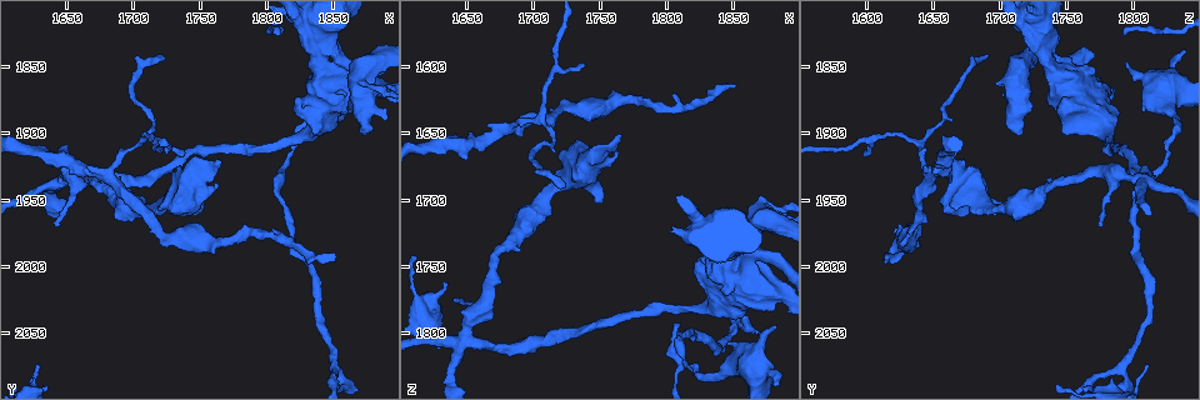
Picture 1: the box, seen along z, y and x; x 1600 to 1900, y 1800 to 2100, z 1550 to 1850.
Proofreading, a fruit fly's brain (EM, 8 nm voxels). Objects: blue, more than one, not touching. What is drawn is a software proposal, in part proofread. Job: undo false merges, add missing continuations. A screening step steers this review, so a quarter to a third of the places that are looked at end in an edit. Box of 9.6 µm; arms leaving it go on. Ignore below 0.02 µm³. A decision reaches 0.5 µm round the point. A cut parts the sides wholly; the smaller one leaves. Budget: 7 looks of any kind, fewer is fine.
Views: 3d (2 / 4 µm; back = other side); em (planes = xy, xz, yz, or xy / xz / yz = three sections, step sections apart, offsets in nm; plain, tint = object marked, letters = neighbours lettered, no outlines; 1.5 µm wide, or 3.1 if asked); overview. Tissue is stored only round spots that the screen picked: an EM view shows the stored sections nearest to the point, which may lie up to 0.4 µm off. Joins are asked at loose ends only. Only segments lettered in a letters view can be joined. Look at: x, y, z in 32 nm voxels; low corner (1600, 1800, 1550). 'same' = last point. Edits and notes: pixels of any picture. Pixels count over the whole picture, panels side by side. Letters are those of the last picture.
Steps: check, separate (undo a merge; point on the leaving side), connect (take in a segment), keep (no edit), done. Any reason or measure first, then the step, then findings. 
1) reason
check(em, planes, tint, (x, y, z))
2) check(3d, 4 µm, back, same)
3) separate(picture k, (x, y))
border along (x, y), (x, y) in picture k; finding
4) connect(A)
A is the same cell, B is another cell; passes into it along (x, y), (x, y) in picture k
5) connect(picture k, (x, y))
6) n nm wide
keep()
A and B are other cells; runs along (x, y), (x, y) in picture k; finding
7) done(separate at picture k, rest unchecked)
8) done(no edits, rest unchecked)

free end
check(em, planes, tint, (1876, 1900, 1716))

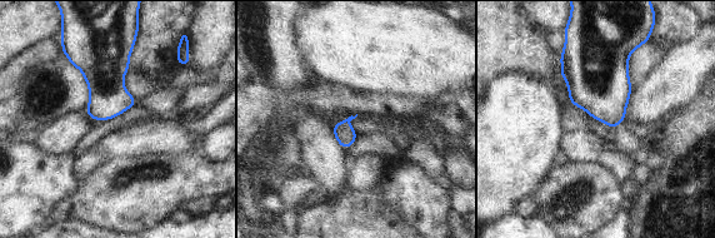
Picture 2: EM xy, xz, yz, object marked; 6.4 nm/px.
what lies round it
check(em, planes, letters, same)

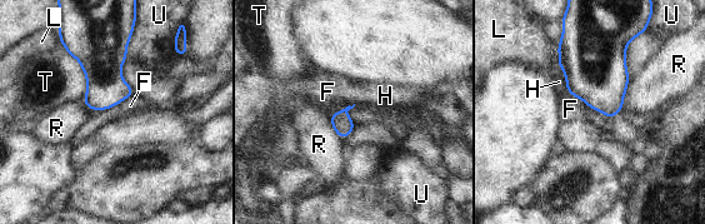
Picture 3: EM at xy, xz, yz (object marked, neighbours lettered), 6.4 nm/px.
keep()
F, H, L, R, T and U are other cells; border along (329, 114), (349, 105), (355, 125) in picture 3; none of them fits

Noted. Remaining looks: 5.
thick turns thin
check(em, planes, letters, (1838, 1890, 1832))

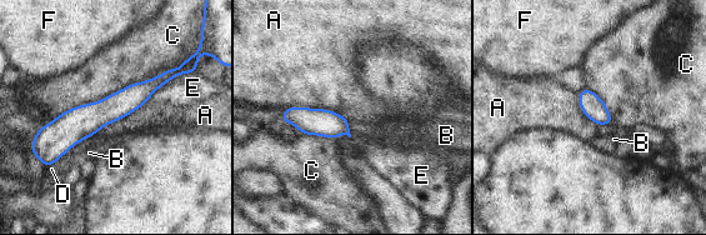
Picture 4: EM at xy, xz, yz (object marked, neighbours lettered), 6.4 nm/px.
110 nm wide
keep()
A, B, C, D, E and F are other cells; runs along (178, 71), (61, 134), (43, 134) in picture 4; continuous, no second neuron

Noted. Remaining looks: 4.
an open end
check(3d, 4 µm, back, (1882, 1846, 1792))

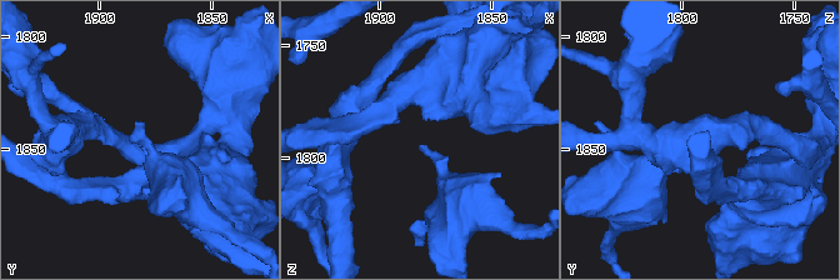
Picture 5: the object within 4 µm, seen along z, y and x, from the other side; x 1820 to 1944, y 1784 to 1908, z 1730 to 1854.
check(em, yz, step 4, letters, same)

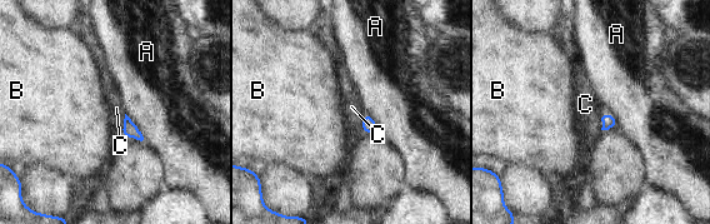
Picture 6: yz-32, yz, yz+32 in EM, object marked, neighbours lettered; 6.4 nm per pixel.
keep()
A, B and C are other cells; border along (125, 114), (123, 129), (119, 133) in picture 6; none of them fits

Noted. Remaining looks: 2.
done(no edits, rest unchecked)

